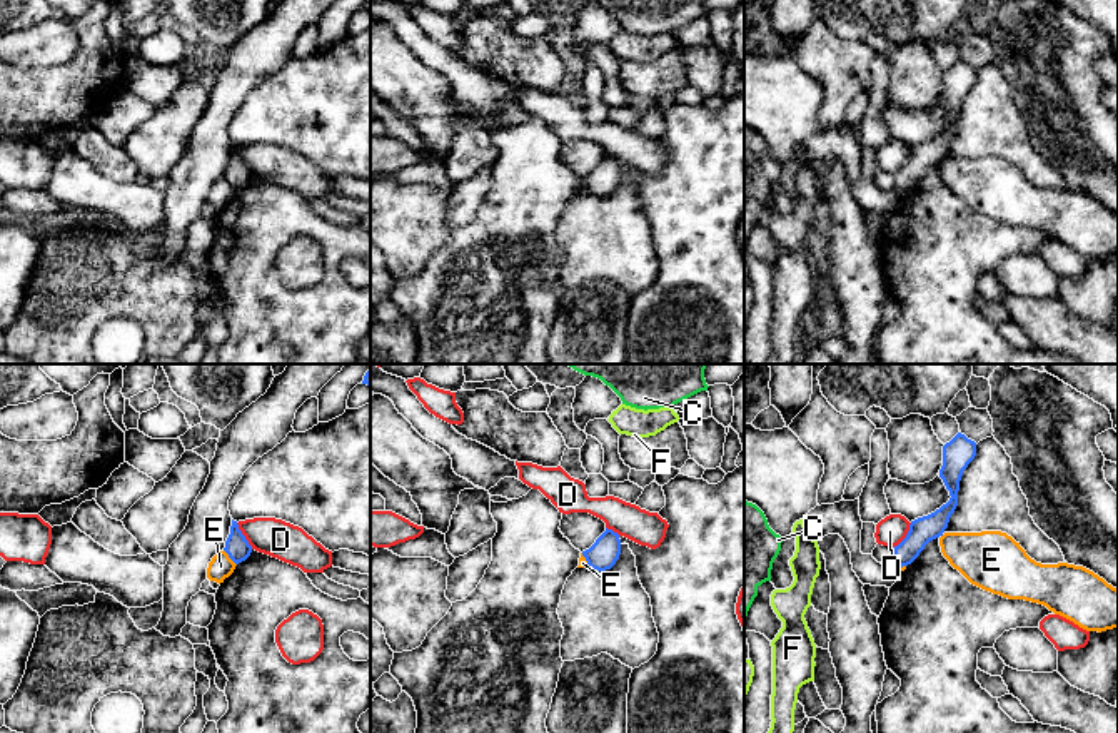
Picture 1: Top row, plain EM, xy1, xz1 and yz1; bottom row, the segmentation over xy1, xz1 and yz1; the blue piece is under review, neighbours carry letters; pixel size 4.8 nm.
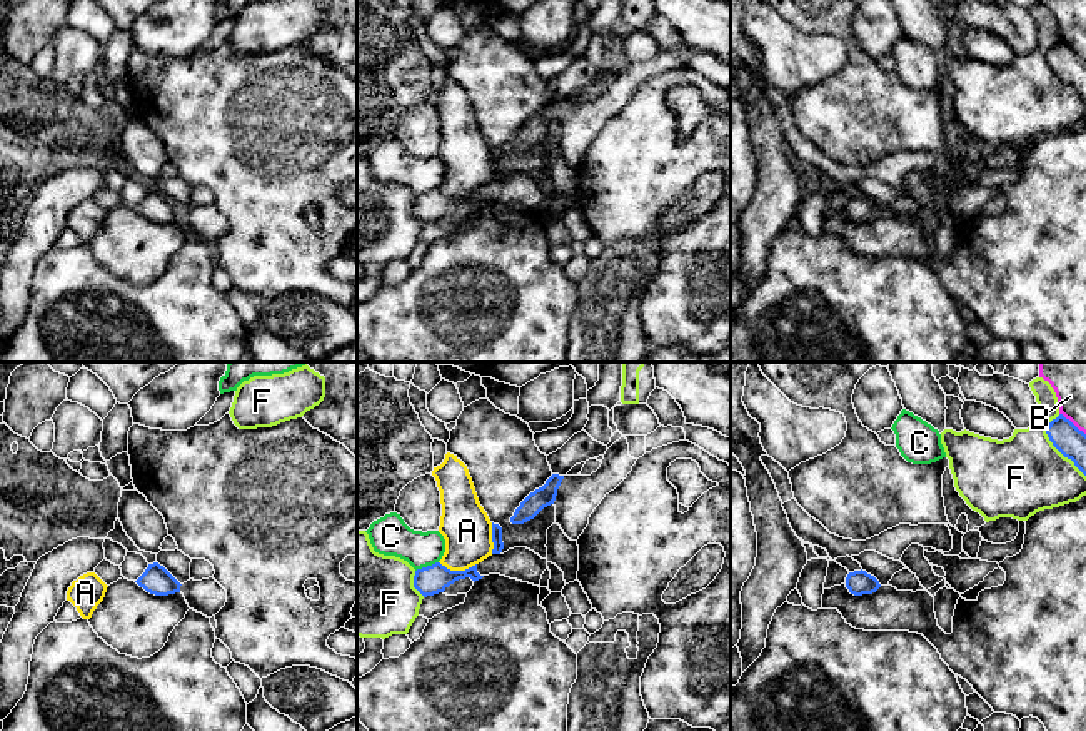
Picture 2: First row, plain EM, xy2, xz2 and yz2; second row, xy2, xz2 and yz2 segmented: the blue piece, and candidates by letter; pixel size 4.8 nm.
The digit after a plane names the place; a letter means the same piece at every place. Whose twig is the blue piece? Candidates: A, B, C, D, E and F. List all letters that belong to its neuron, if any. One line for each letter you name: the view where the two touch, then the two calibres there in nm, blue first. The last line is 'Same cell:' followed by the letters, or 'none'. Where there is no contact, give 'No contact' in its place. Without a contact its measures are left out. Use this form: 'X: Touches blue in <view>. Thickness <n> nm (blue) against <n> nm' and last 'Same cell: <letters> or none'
Same cell: none

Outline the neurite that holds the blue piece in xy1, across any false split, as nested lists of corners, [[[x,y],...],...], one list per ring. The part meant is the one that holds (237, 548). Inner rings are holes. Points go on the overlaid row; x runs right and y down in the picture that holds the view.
[[[232,519],[230,534],[225,541],[224,551],[229,554],[229,558],[235,564],[245,561],[252,553],[252,546],[249,544],[249,541],[245,539],[242,531],[239,529],[237,521],[234,521],[234,519]]]

